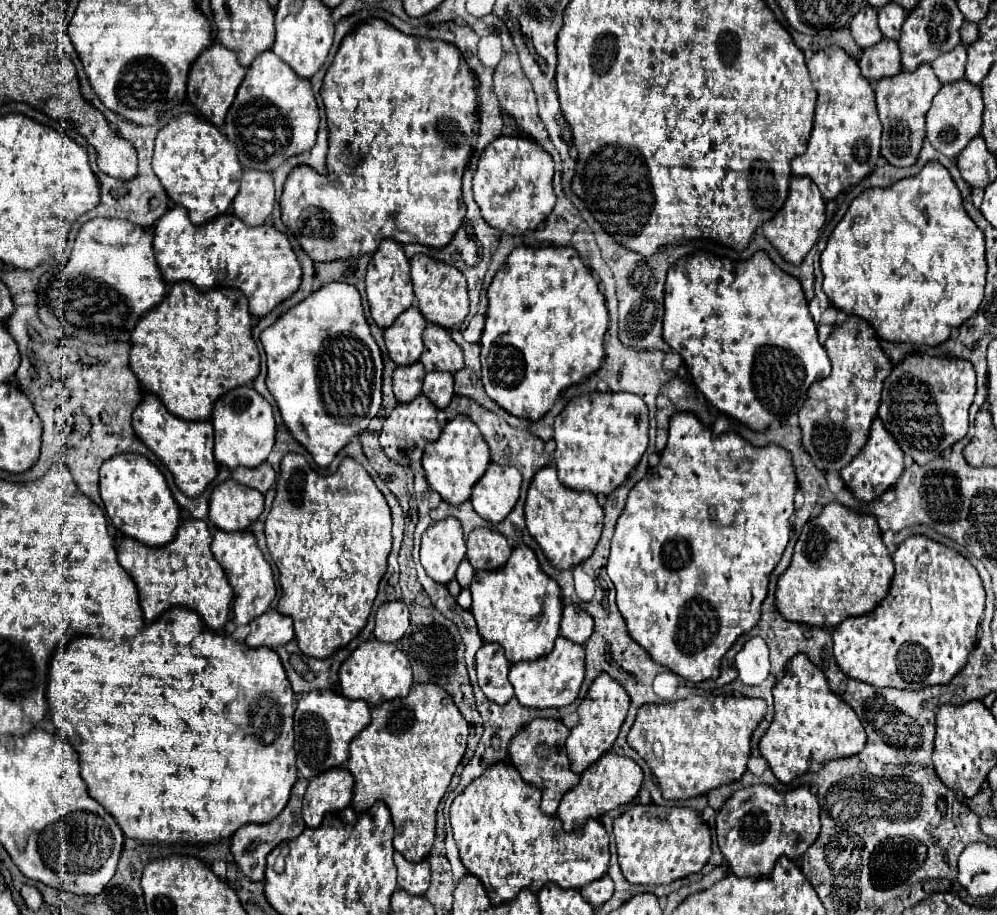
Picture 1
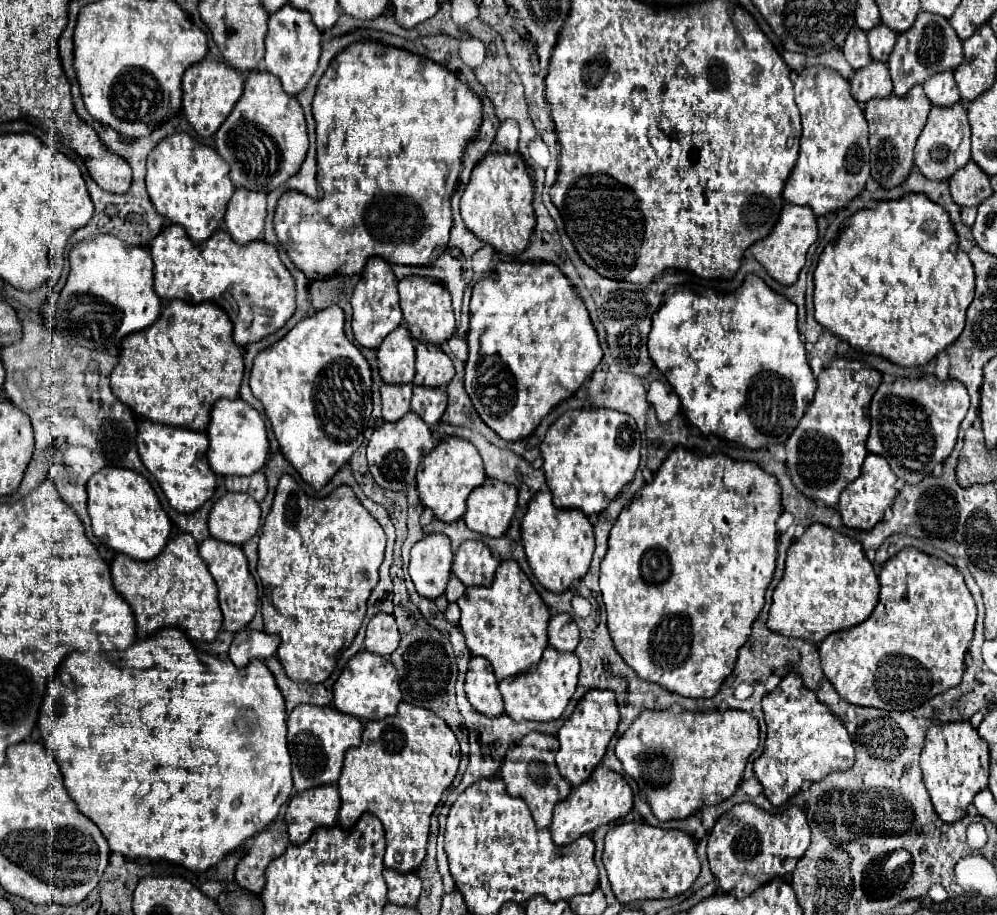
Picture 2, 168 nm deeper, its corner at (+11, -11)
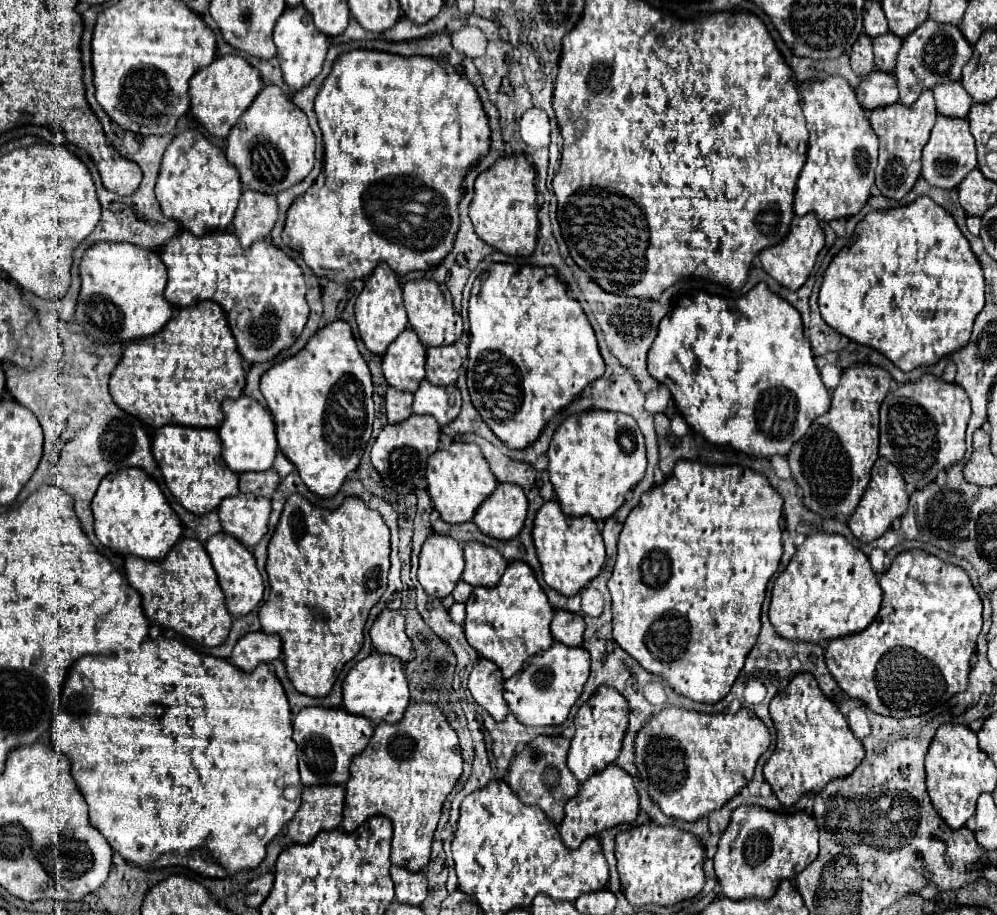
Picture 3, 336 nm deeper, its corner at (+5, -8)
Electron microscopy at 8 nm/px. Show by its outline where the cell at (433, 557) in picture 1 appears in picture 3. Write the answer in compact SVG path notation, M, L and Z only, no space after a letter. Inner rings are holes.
M431 535L423 543L417 579L431 597L447 597L463 573L463 549L447 535Z

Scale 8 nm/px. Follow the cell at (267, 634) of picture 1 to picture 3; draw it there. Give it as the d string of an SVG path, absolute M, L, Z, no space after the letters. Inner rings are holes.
M257 631L247 633L237 641L231 653L231 661L243 671L253 671L259 663L269 663L279 655L281 655L281 637Z

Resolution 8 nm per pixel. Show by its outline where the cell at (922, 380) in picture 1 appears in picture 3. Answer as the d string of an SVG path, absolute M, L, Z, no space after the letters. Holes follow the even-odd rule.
M935 375L889 391L881 405L881 443L879 455L889 459L905 483L921 489L935 481L941 469L951 467L965 455L965 429L971 417L971 401L957 383L945 383Z

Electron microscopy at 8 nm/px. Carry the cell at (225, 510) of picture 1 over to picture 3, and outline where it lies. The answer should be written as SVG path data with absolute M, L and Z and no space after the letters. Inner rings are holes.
M239 493L235 497L223 499L217 511L223 531L251 549L267 533L271 501L253 493Z

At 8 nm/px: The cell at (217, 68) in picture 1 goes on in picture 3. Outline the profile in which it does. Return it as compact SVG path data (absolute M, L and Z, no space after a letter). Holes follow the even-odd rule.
M239 55L215 57L211 65L199 69L189 81L191 113L211 135L225 139L231 127L241 117L241 113L253 103L261 87L263 87L263 81L261 81L259 71L253 65L249 65L243 57Z

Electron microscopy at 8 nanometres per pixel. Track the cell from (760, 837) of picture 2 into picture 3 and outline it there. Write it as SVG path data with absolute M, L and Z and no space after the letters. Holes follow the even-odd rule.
M741 805L733 811L715 853L715 875L729 899L769 899L779 881L793 879L817 857L817 823L805 811L777 813L757 805Z

